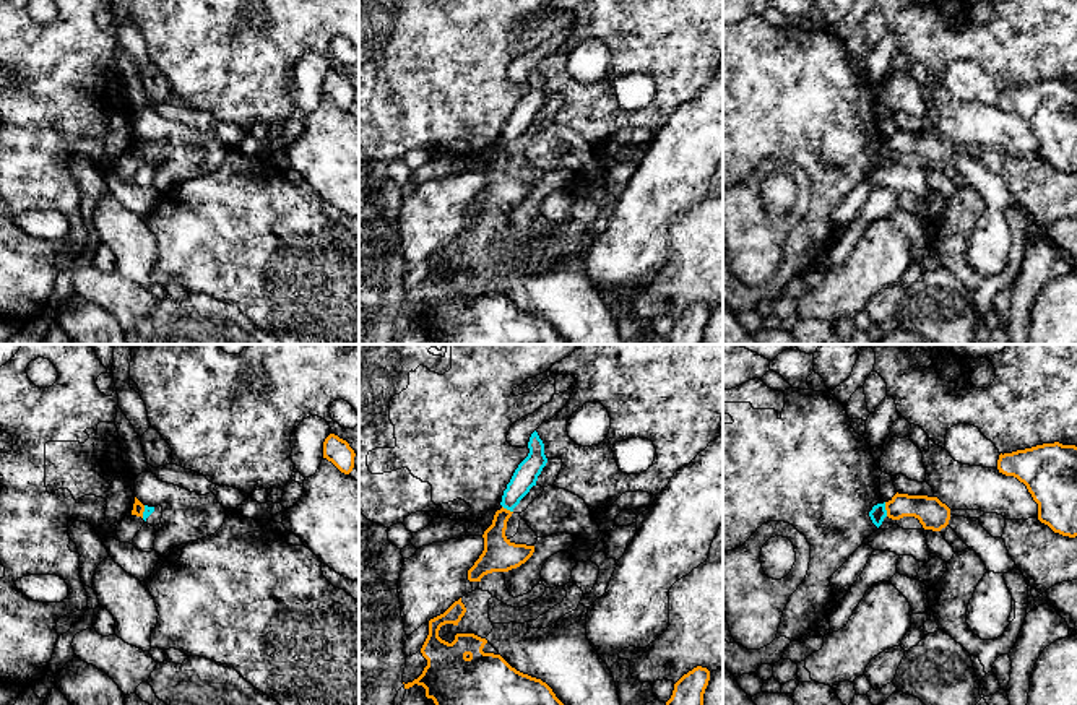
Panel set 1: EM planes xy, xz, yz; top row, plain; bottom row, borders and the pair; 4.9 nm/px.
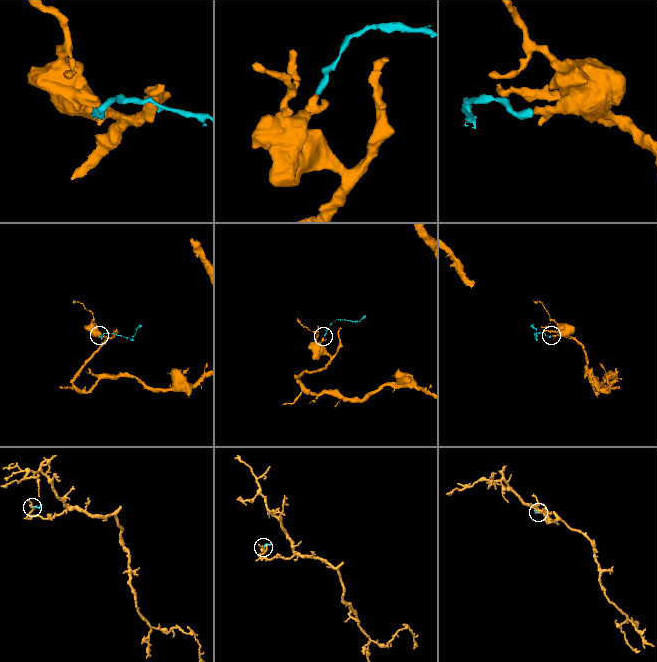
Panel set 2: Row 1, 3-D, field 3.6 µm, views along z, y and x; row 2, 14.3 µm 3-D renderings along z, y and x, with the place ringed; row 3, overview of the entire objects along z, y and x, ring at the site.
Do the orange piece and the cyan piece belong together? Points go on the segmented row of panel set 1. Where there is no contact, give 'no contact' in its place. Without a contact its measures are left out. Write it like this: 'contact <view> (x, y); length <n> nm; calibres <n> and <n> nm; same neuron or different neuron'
contact yz (886, 509); length 70 nm; calibres 150 and 80 nm; different neuron

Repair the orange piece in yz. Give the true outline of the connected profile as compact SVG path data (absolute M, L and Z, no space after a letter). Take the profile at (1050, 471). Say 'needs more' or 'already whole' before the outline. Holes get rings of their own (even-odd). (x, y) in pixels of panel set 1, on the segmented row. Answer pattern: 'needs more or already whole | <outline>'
already whole | M1043 443L1001 453L999 473L1023 482L1038 504L1038 520L1062 536L1077 536L1077 447Z

